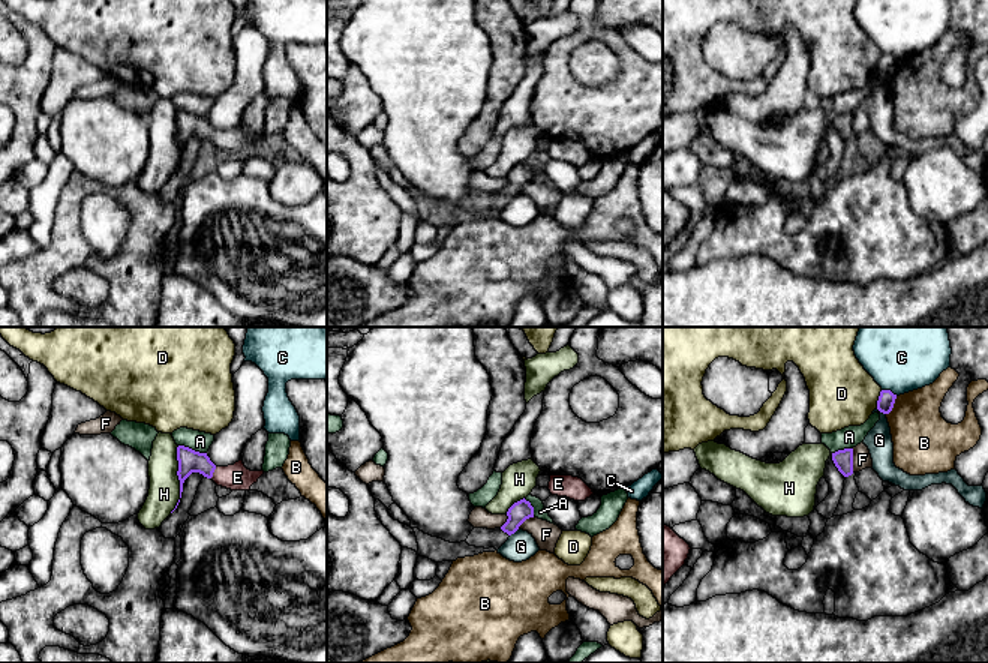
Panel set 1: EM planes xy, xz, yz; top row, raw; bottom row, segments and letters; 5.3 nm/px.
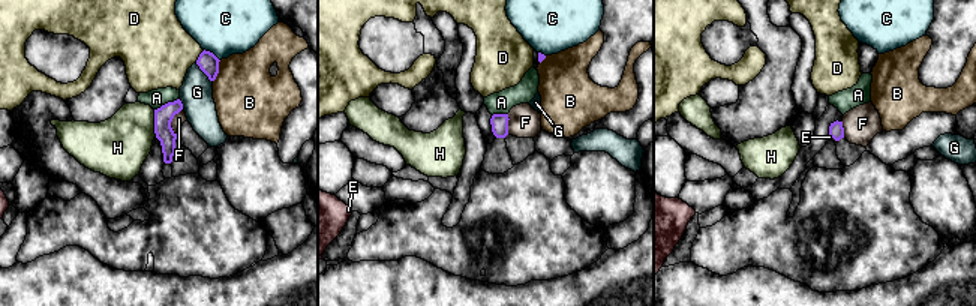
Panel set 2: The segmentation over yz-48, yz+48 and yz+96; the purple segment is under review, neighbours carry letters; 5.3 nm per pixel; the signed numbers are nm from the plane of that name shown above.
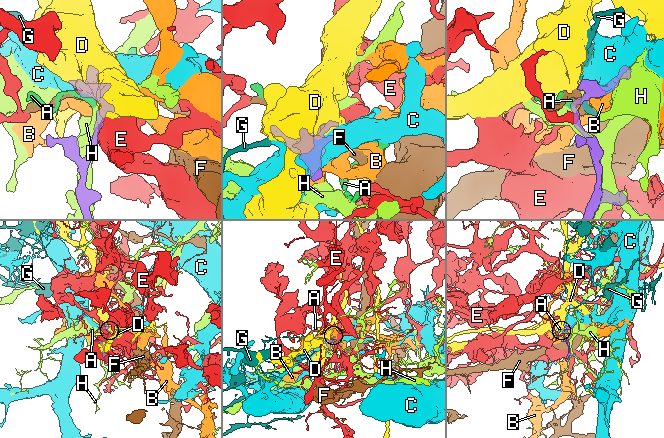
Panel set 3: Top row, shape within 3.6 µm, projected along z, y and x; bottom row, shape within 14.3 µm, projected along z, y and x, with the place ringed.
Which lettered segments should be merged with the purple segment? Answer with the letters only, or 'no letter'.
E

